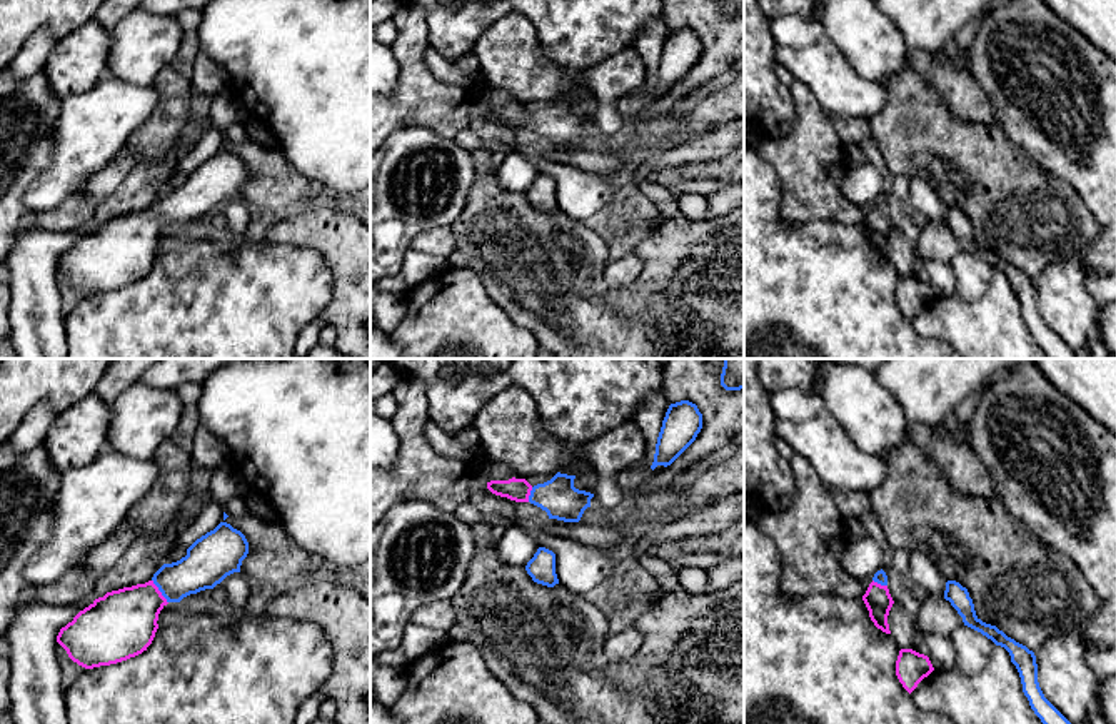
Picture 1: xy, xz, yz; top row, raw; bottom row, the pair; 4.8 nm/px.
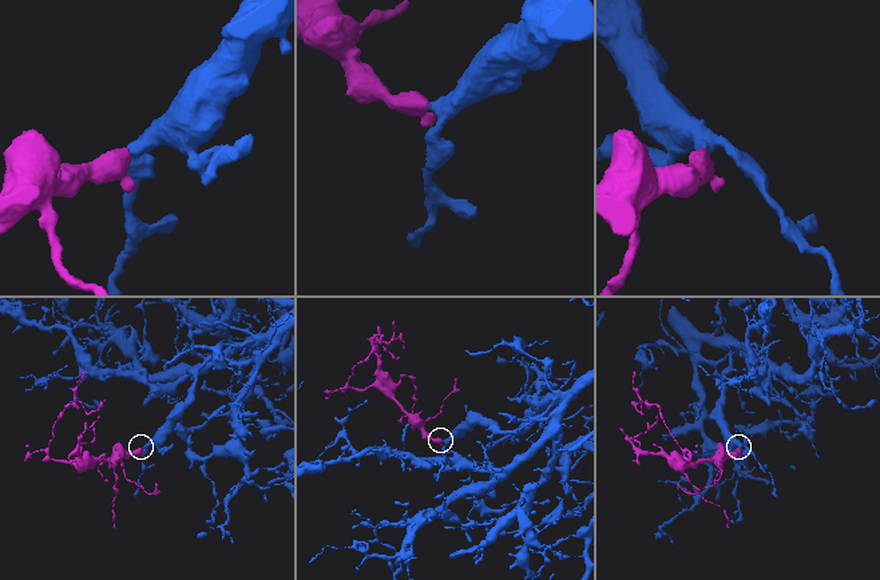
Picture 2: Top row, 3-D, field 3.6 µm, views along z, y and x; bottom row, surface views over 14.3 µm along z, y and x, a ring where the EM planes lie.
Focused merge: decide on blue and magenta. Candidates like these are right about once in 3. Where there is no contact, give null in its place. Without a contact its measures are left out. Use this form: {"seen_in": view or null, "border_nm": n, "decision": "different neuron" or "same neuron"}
{"seen_in": "xy", "border_nm": 140, "decision": "same neuron"}

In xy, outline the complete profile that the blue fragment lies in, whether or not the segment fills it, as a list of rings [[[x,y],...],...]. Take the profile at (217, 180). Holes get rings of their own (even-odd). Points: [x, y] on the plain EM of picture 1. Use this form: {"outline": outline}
{"outline": [[[227,148],[197,165],[187,182],[177,189],[163,190],[145,210],[107,219],[80,237],[72,249],[60,255],[57,269],[68,284],[85,295],[110,292],[147,277],[158,255],[158,240],[168,229],[180,229],[190,220],[214,215],[227,202],[240,199],[249,180],[245,162]]]}

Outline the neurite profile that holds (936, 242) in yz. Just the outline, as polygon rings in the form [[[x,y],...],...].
[[[929,222],[921,229],[914,244],[916,254],[926,260],[951,262],[958,254],[964,252],[963,244],[949,227],[939,222]]]

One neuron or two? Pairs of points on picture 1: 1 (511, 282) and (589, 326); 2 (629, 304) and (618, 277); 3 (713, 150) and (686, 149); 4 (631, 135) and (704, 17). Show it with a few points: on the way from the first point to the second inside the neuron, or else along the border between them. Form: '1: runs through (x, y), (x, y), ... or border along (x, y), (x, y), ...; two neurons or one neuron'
1: runs through (531, 282), (546, 282), (569, 306); one neuron
2: border along (651, 264), (624, 286), (603, 277); two neurons
3: runs through (706, 150), (693, 150); one neuron
4: runs through (661, 109), (711, 60), (711, 49); one neuron

